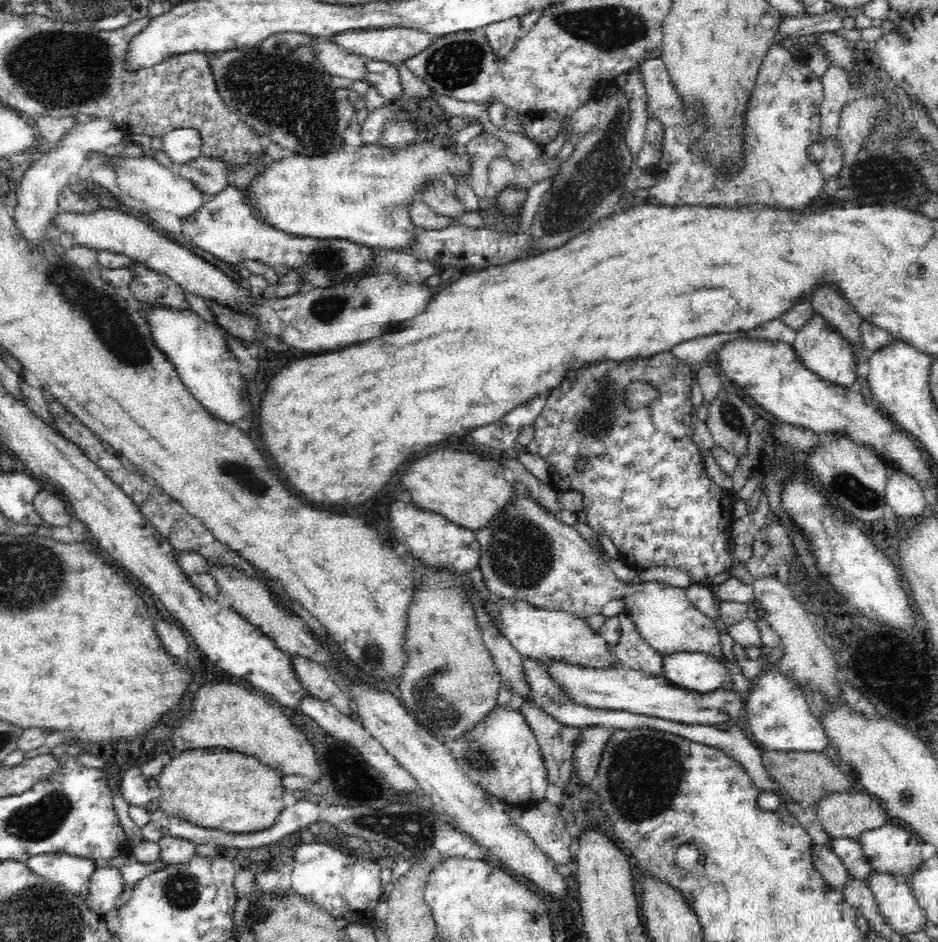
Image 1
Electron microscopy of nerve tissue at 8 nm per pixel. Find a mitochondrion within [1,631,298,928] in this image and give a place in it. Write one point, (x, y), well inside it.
(38, 821)

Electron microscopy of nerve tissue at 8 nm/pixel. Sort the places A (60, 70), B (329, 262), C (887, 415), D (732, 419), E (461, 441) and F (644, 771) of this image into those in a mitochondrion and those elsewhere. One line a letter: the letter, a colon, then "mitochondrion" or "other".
A: mitochondrion
B: mitochondrion
C: other
D: mitochondrion
E: other
F: mitochondrion

